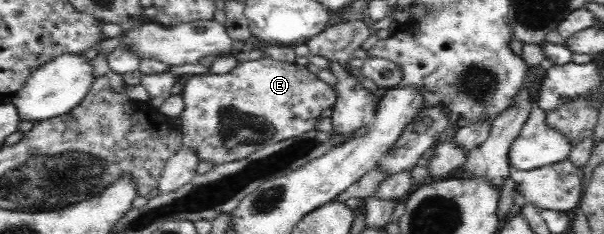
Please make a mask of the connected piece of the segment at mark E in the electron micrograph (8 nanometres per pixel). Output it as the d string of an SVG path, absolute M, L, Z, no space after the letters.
M269 57L237 62L225 75L193 74L183 79L183 86L181 98L185 109L179 115L182 119L179 125L182 145L192 149L200 161L214 166L245 159L266 145L314 130L320 118L330 113L336 104L334 89L317 74L309 72L307 66L283 63Z

